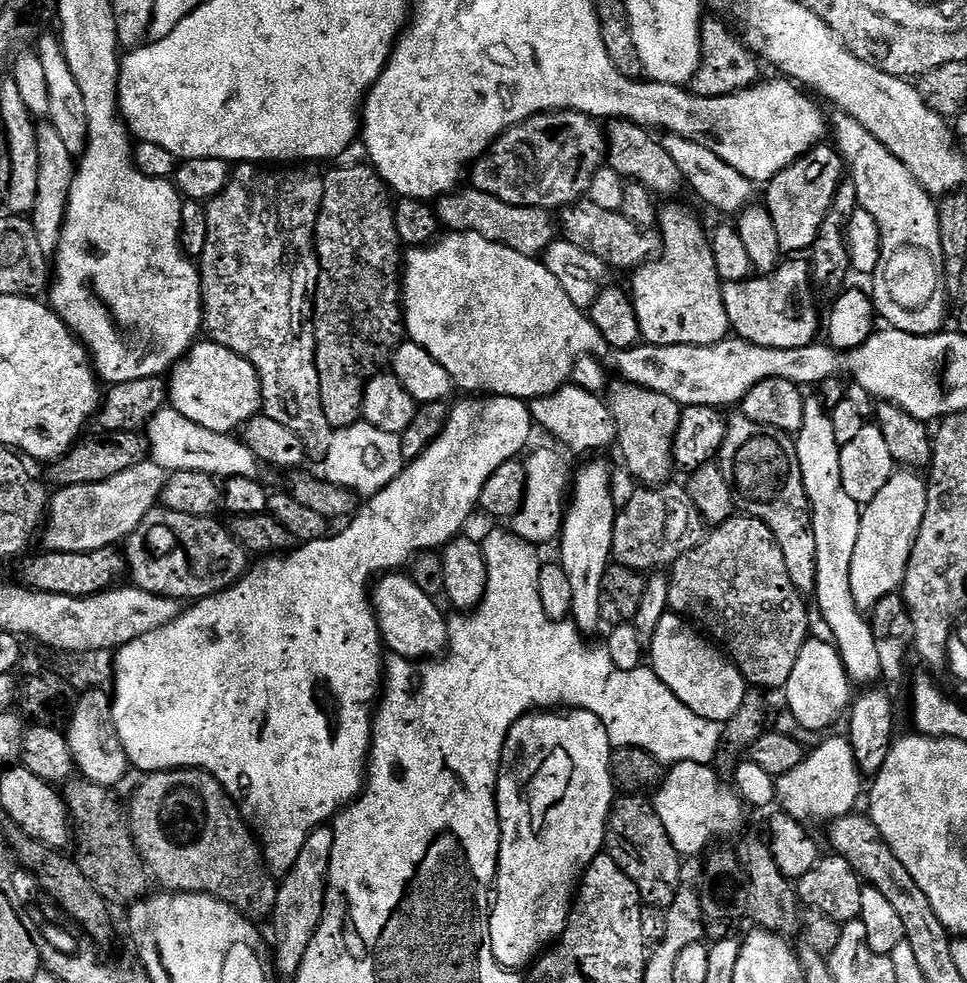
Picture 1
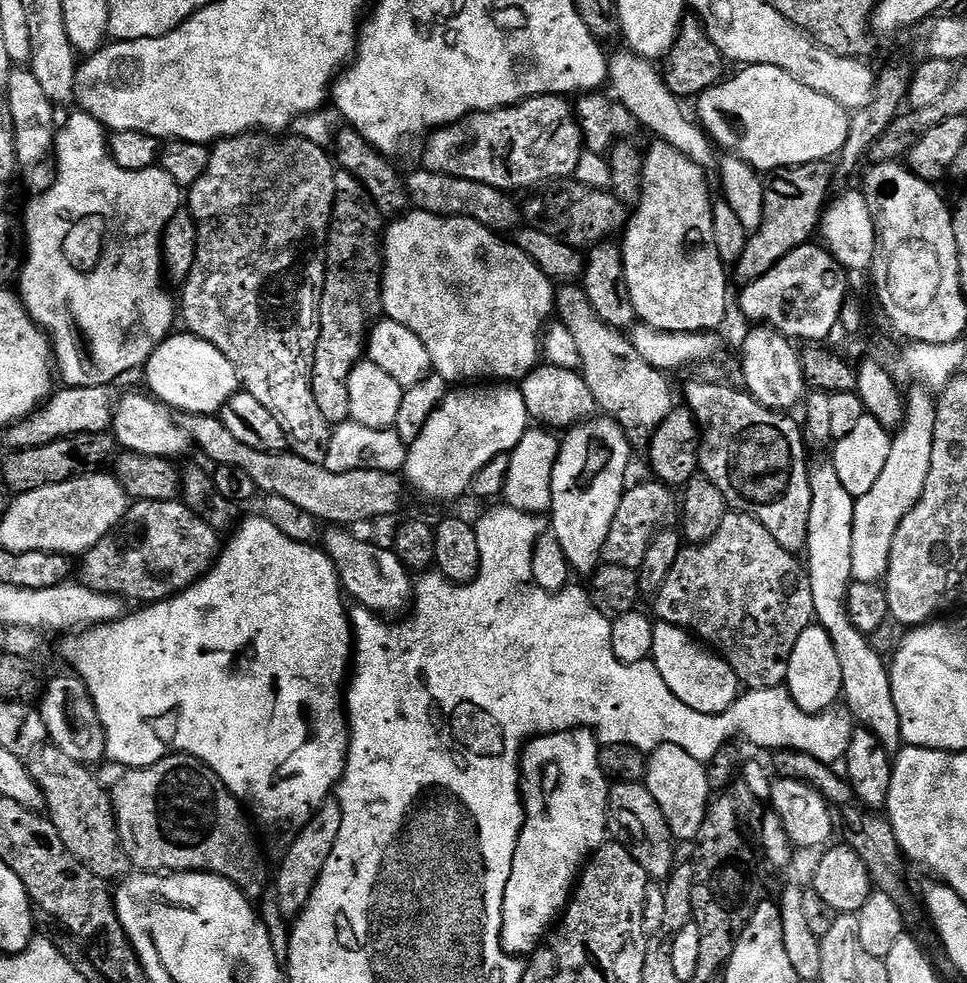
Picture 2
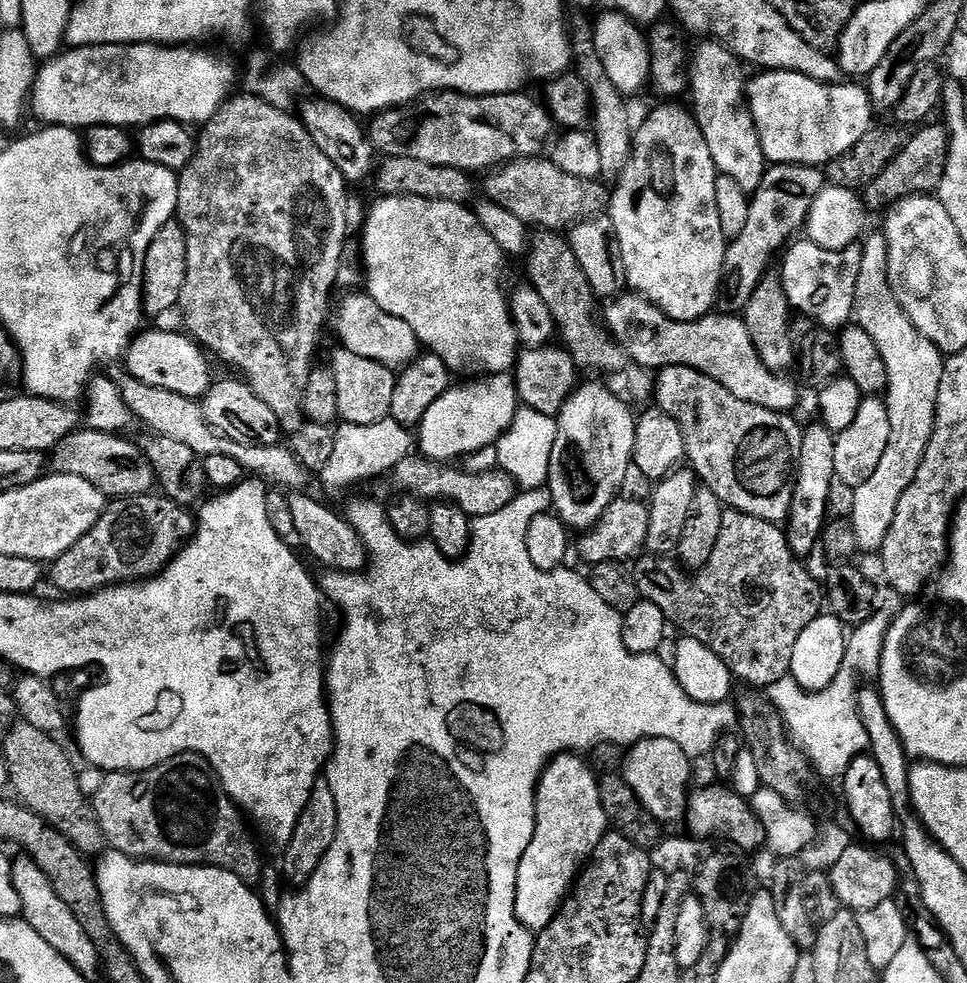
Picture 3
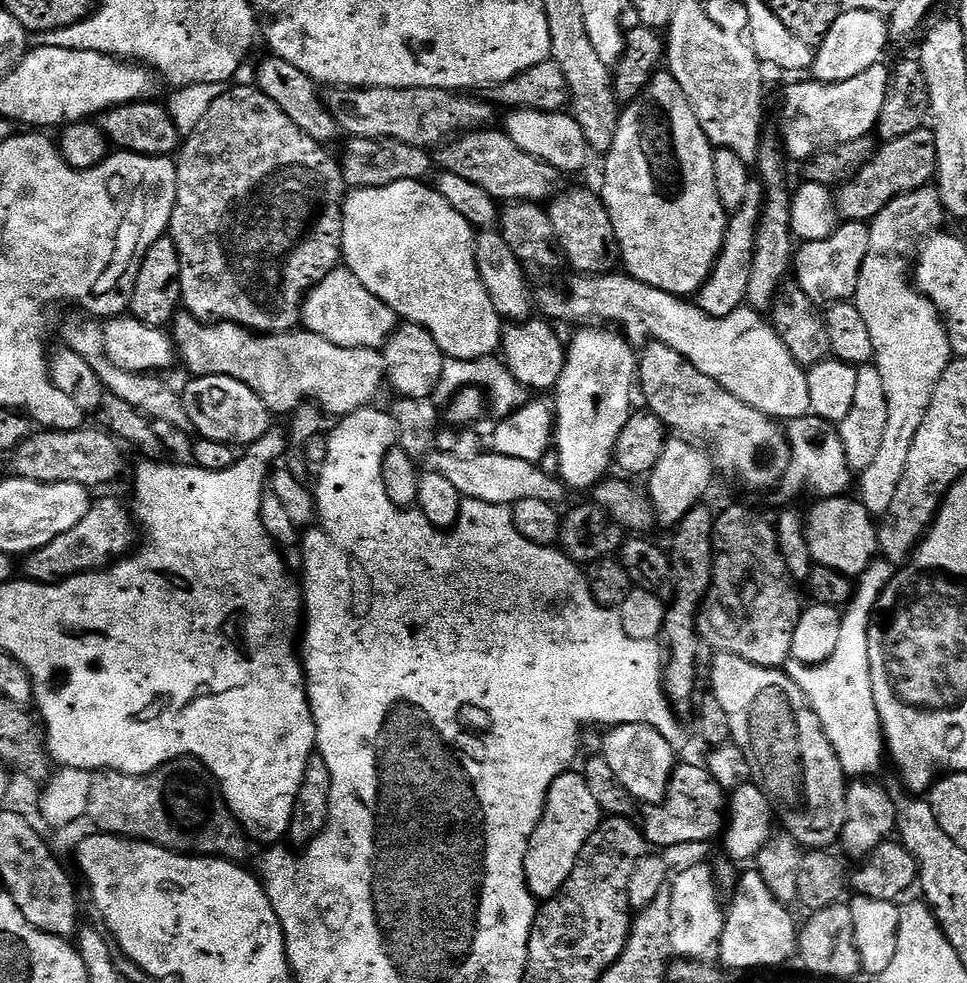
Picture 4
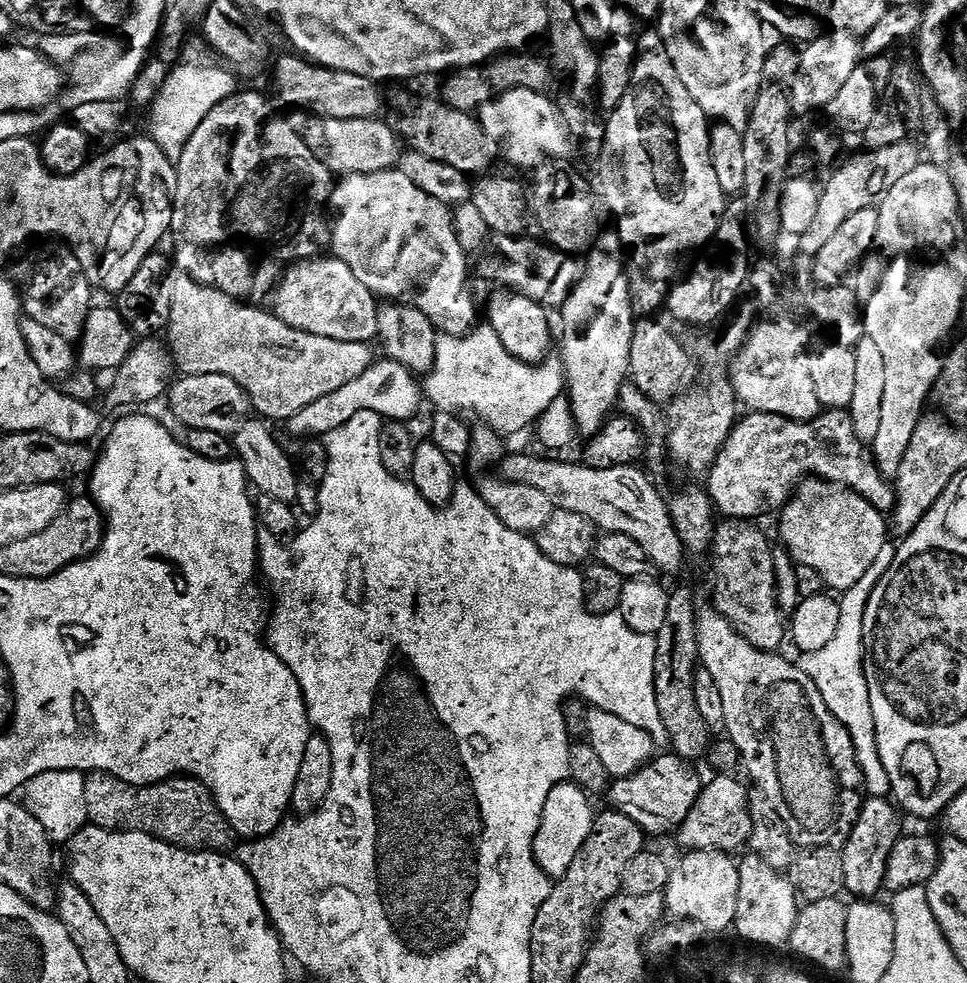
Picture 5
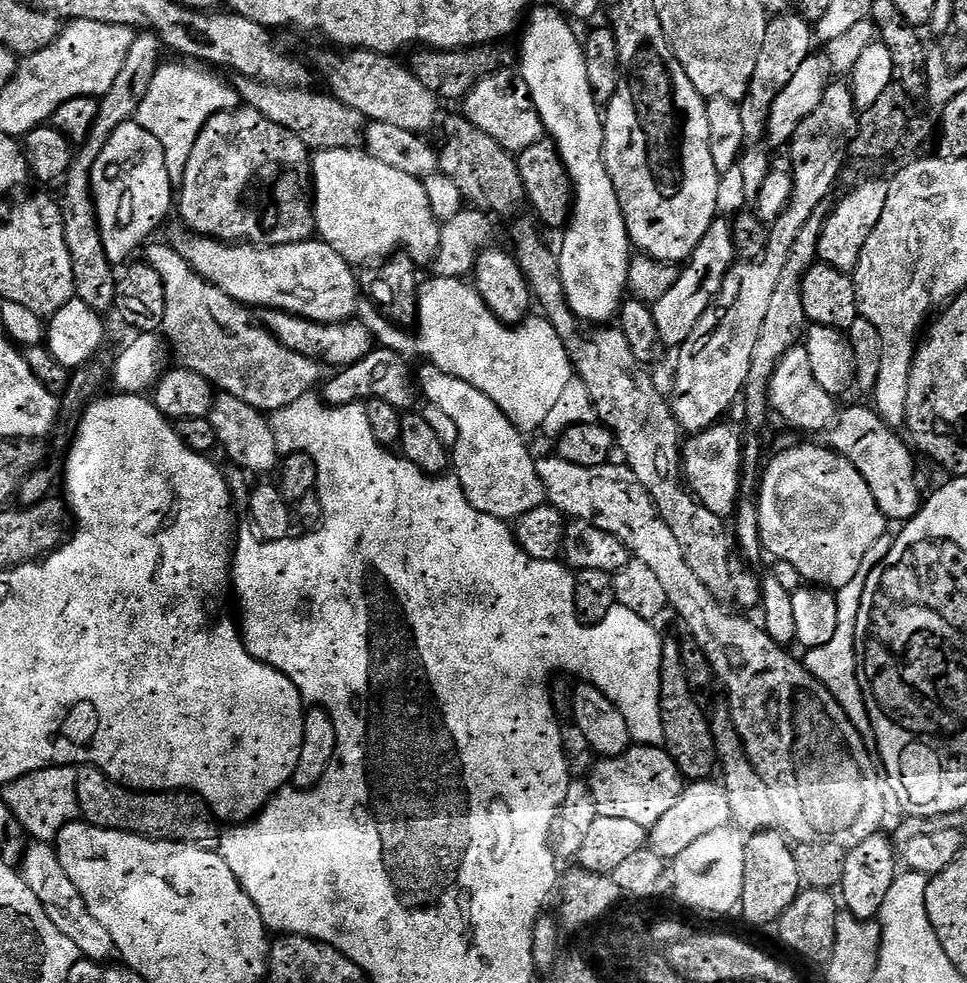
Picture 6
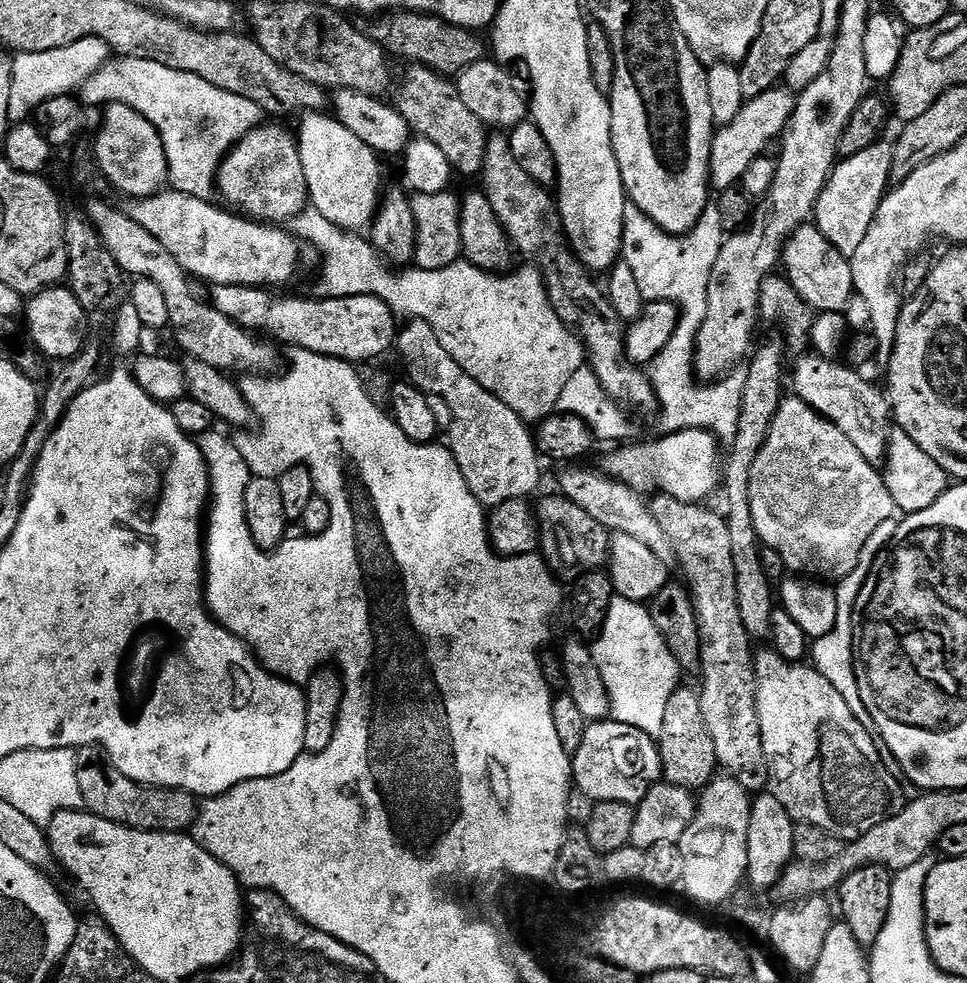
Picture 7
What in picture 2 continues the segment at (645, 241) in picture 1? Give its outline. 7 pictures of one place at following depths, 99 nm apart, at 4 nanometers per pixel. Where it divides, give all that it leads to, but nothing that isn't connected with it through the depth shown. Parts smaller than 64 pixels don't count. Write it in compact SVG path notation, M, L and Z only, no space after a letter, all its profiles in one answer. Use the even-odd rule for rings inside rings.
M564 182L559 185L560 192L556 192L552 196L552 200L532 200L527 205L523 205L522 212L525 217L528 216L529 221L540 222L536 220L544 220L547 216L552 216L552 220L548 220L542 224L545 232L552 236L557 236L570 247L584 250L592 249L596 244L605 243L609 238L621 231L627 224L630 215L629 209L624 203L613 196L611 191L594 190L585 184L577 184L575 182Z

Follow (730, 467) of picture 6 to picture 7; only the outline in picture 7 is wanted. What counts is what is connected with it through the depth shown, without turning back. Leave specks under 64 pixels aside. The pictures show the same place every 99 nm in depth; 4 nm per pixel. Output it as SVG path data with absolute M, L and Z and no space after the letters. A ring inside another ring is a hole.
M697 428L669 432L661 437L661 440L650 440L646 444L628 442L613 447L616 449L604 456L602 472L644 498L659 494L678 498L678 502L704 504L707 496L722 484L721 441L714 434Z

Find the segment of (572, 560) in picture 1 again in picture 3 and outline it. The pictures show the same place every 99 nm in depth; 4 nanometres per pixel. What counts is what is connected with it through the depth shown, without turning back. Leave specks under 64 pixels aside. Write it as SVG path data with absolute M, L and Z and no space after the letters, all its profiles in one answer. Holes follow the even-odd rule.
M604 382L581 383L562 406L556 417L554 454L550 454L546 491L552 495L552 508L565 528L592 528L610 502L621 495L620 487L628 476L628 468L630 472L633 467L637 417L632 412Z

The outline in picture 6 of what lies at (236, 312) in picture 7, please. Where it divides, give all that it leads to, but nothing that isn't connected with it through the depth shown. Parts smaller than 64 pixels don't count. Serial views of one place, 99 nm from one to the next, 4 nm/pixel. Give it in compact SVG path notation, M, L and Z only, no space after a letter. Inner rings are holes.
M265 309L261 313L261 321L272 336L278 338L287 349L312 359L325 360L333 368L345 368L362 361L376 346L372 329L364 321L353 318L342 323L316 323L301 316L276 309Z

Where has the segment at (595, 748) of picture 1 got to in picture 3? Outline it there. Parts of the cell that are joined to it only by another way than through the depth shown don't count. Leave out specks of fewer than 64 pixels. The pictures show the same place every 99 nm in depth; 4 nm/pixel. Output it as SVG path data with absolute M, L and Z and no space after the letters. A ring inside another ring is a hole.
M565 754L548 761L536 787L534 838L522 854L516 883L516 916L523 928L538 934L556 916L579 871L609 831L608 815L600 797L600 781L580 754Z

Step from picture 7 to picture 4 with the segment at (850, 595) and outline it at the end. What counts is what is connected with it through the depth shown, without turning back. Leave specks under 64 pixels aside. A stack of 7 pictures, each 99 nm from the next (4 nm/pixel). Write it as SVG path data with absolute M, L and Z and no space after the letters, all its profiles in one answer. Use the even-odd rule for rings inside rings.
M883 558L873 560L868 571L859 577L855 585L852 599L843 609L840 621L842 622L842 634L838 634L838 650L824 664L803 664L792 660L790 675L801 693L806 697L807 703L816 712L816 717L822 722L826 738L830 738L830 746L838 754L838 758L844 767L844 774L849 778L868 778L880 768L880 763L886 760L886 741L880 727L880 715L878 706L874 702L874 686L870 678L870 626L872 625L872 613L876 611L876 603L880 601L886 585L892 581L894 575L893 565Z

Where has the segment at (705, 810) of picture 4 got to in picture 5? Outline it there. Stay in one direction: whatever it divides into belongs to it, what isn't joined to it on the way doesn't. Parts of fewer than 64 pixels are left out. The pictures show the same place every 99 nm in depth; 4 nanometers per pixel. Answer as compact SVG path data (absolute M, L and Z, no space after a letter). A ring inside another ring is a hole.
M675 754L657 755L634 774L621 776L611 781L606 793L611 807L626 814L649 837L675 833L688 817L702 791L702 779L693 765Z

